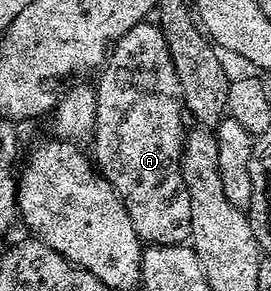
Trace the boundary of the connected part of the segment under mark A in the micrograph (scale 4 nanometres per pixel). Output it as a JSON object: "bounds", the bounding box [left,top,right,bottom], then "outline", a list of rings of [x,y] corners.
{"bounds":[90,21,191,244],"outline":[[[145,21],[134,25],[122,38],[111,48],[110,54],[99,72],[100,84],[95,84],[96,93],[96,125],[90,136],[92,143],[91,154],[94,156],[95,166],[98,168],[105,181],[120,195],[120,200],[124,203],[126,213],[130,213],[130,221],[134,229],[140,234],[141,240],[145,244],[153,243],[174,243],[183,244],[191,233],[191,197],[188,196],[186,185],[183,183],[182,173],[180,172],[180,154],[182,146],[182,130],[180,131],[180,115],[182,116],[182,100],[178,77],[175,75],[174,63],[171,61],[170,53],[167,51],[166,37],[155,22]]]}

